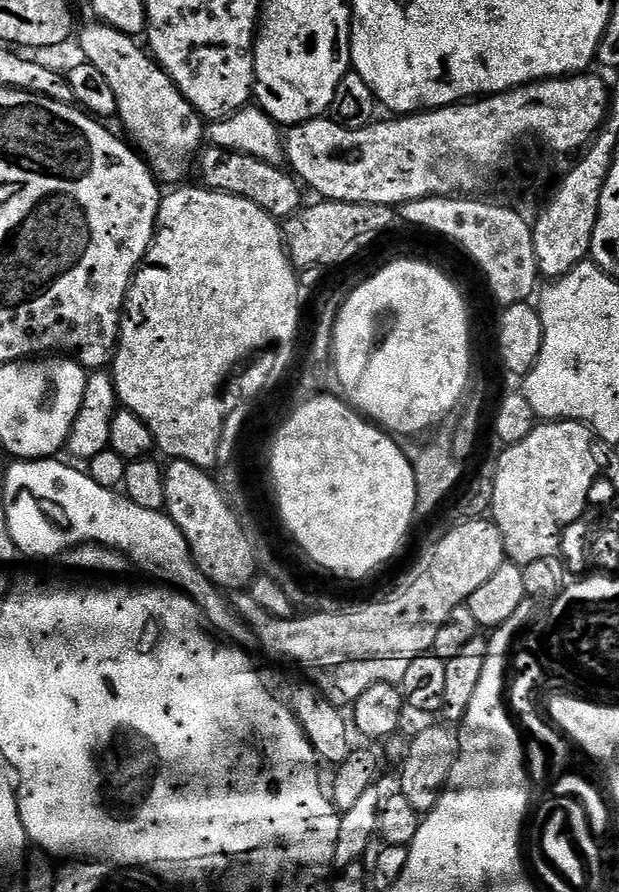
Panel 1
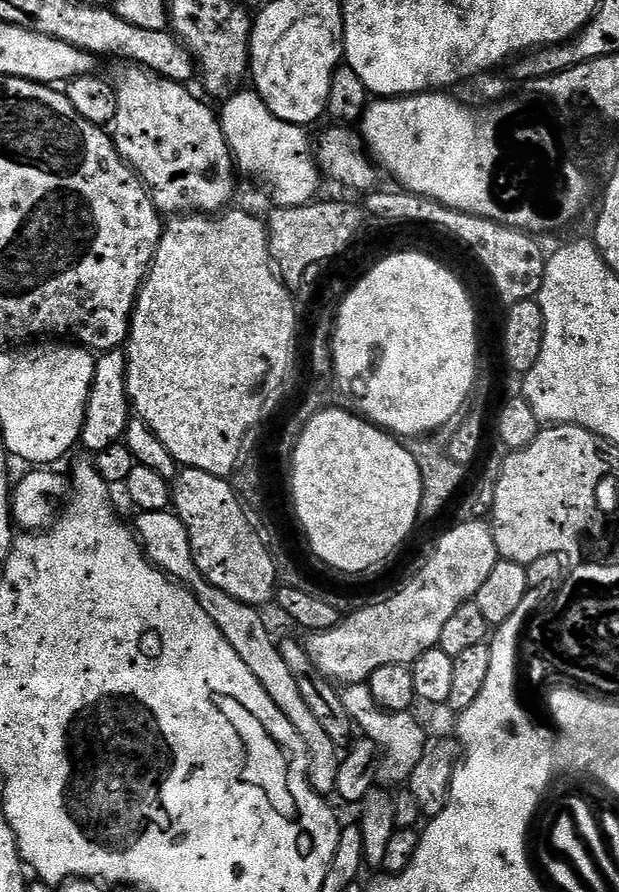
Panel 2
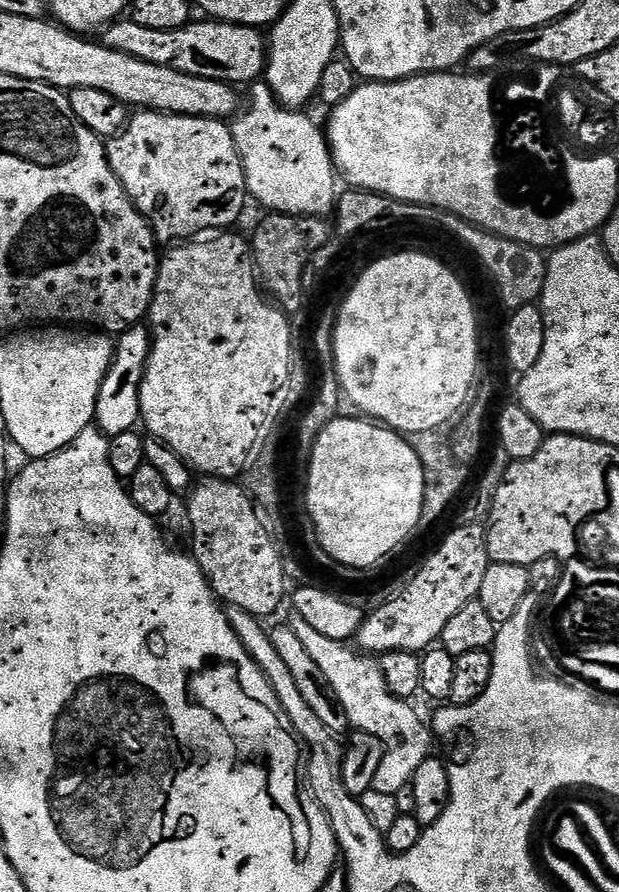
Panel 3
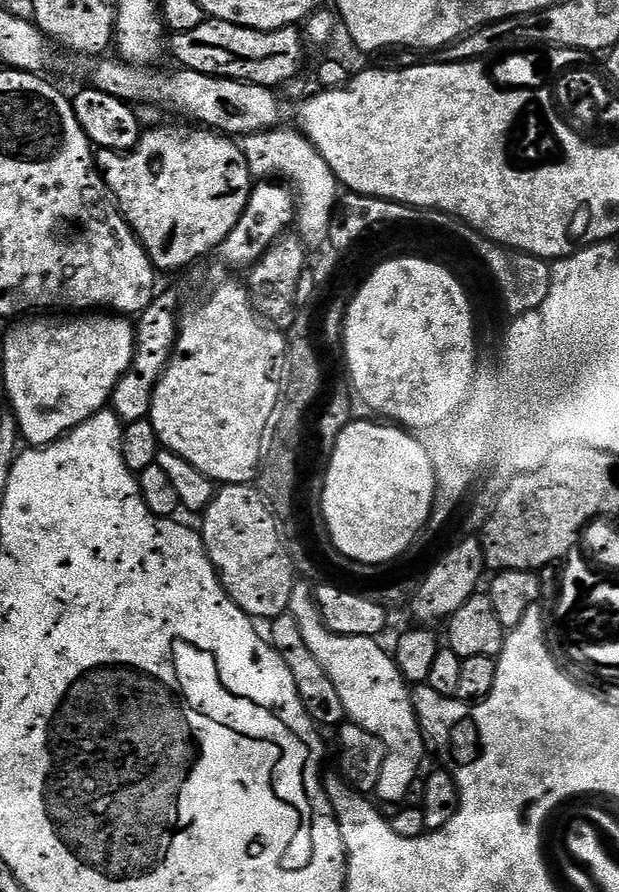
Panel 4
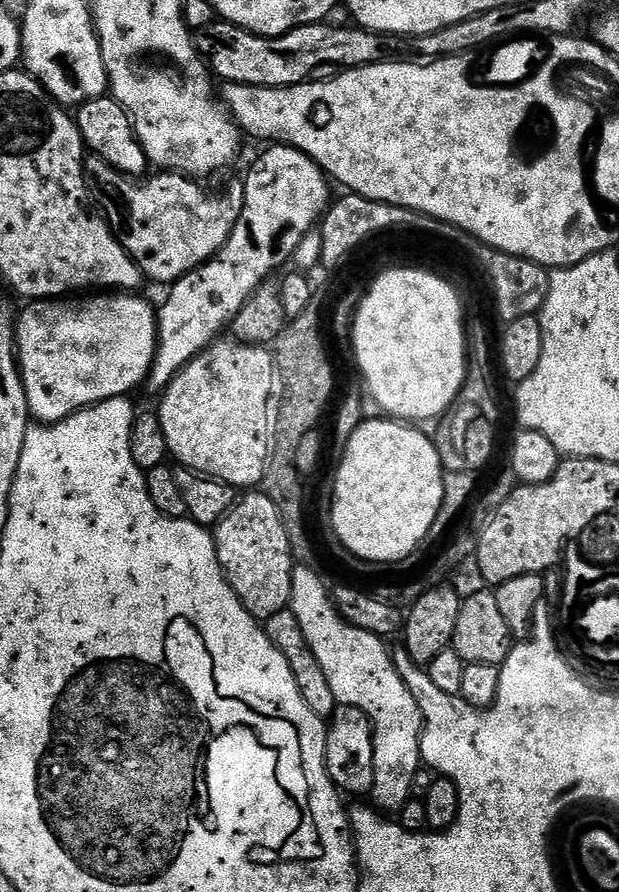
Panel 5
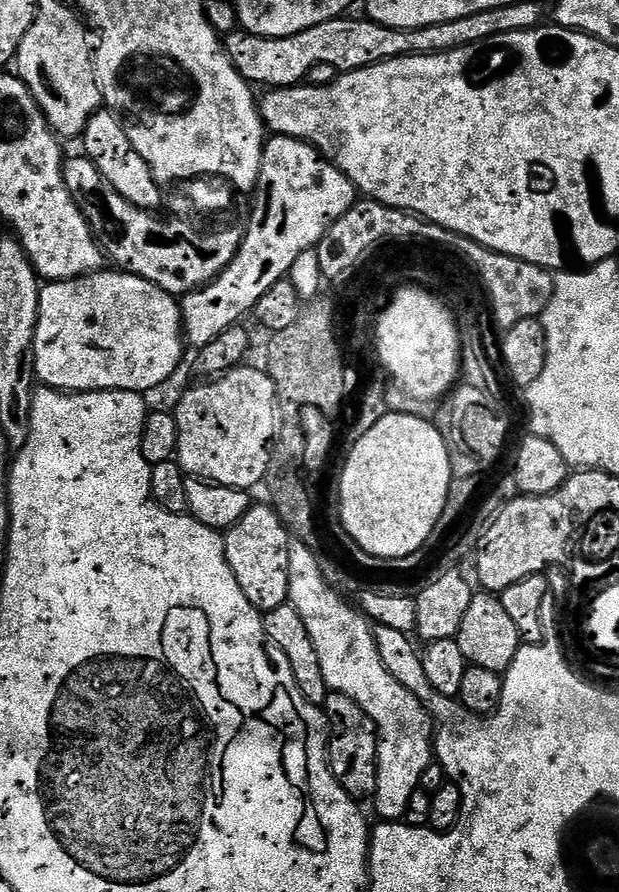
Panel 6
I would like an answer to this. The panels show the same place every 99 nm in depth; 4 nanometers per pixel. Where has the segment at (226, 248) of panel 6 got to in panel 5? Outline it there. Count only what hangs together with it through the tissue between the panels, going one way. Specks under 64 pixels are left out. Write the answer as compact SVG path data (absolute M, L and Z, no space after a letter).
M92 154L84 161L84 183L87 191L94 197L96 195L95 203L98 205L99 211L102 213L105 220L112 228L113 234L118 238L118 242L125 248L132 256L132 260L140 267L141 272L149 281L157 280L158 283L164 284L163 286L171 286L176 281L181 280L190 270L194 270L198 266L202 266L206 261L212 259L213 256L218 254L218 250L224 248L224 243L232 236L234 226L238 222L238 218L242 214L242 206L244 205L244 185L243 183L236 182L225 190L221 196L215 196L212 192L203 192L198 185L195 184L195 179L189 178L187 175L173 172L171 170L160 170L156 172L157 176L149 175L147 178L136 179L131 176L123 176L118 170L114 170L114 166L110 166L101 156Z

